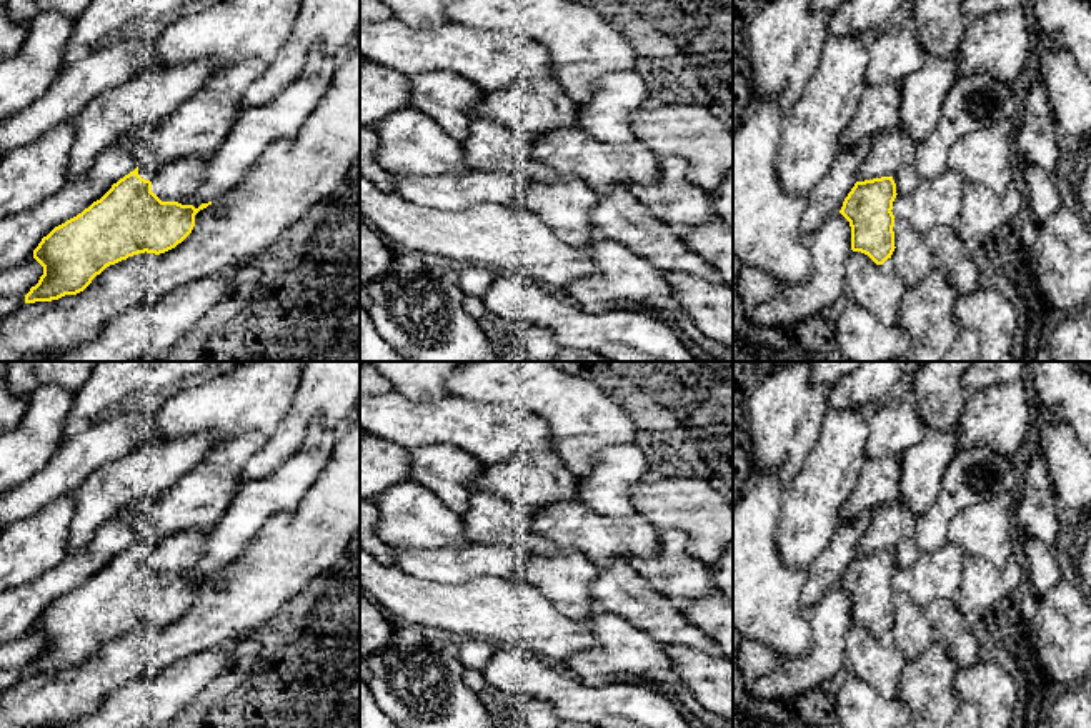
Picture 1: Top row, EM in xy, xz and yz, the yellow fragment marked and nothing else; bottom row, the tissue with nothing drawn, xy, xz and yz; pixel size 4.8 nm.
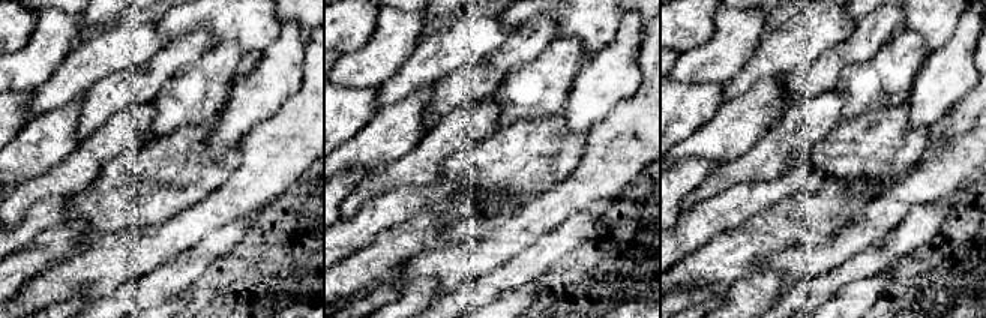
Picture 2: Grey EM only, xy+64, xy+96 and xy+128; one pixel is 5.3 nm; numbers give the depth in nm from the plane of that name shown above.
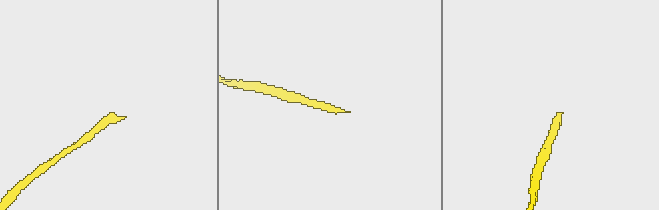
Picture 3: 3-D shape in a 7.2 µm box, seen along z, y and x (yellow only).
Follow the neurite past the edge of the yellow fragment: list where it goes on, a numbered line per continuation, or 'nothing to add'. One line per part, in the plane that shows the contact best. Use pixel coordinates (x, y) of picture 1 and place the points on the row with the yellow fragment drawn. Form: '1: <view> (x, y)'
1: xy (179, 182)

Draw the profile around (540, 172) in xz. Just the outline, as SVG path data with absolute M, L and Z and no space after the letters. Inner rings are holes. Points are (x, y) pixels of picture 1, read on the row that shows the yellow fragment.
M475 115L470 135L460 145L471 170L521 173L540 183L560 180L561 173L533 158L531 140L523 130Z

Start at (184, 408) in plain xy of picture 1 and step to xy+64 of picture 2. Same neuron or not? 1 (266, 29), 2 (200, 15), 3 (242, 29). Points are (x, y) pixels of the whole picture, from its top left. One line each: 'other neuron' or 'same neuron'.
1: same neuron
2: same neuron
3: same neuron

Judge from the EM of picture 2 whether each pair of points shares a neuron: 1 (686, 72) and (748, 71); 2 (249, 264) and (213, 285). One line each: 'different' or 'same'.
1: different
2: same

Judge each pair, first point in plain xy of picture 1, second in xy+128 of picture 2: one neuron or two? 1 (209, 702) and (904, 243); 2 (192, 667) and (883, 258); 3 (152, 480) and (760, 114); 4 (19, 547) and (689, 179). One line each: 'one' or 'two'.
1: two
2: one
3: two
4: two

